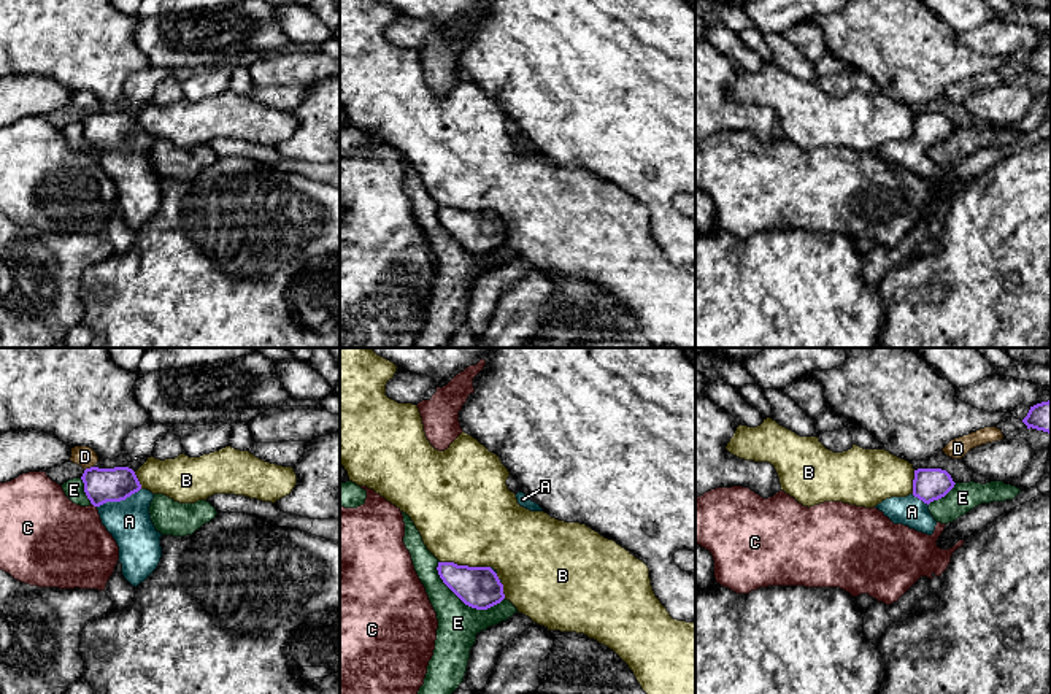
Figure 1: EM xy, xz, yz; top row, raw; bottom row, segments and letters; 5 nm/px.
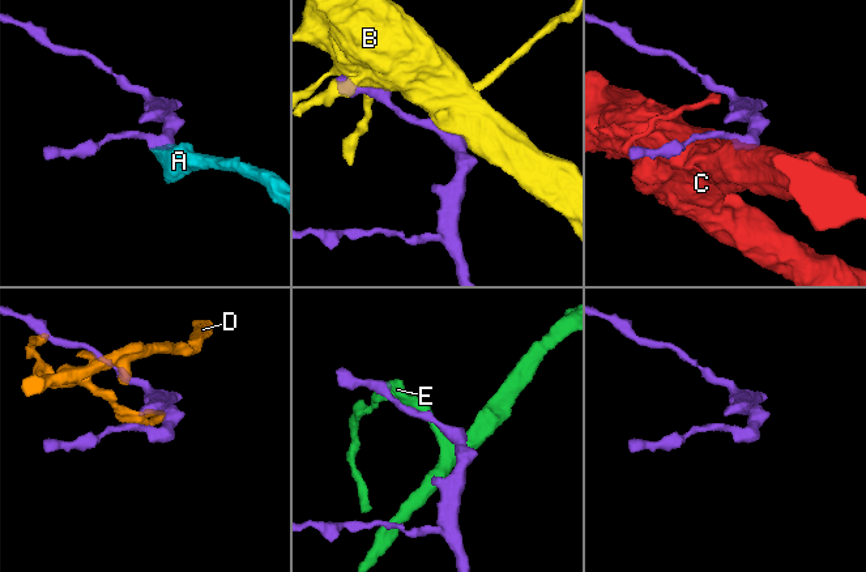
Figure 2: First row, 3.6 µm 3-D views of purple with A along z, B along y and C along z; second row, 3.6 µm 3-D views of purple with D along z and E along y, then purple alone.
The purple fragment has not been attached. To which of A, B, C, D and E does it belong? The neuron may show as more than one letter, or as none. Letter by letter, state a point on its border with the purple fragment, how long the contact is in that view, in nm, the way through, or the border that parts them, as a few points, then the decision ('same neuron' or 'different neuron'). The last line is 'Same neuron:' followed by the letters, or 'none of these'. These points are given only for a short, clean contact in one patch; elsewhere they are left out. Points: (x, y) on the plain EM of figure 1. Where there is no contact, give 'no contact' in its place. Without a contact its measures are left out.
A: xy (118, 145) | 240 nm | across xy (100, 129), (118, 145), (124, 151), (129, 165) | same neuron
B: xz (465, 210) | 260 nm | different neuron
C: xy (94, 150) | 30 nm | different neuron
D: xy (88, 113) | 50 nm | different neuron
E: xz (464, 246) | 400 nm | different neuron
Same neuron: A

